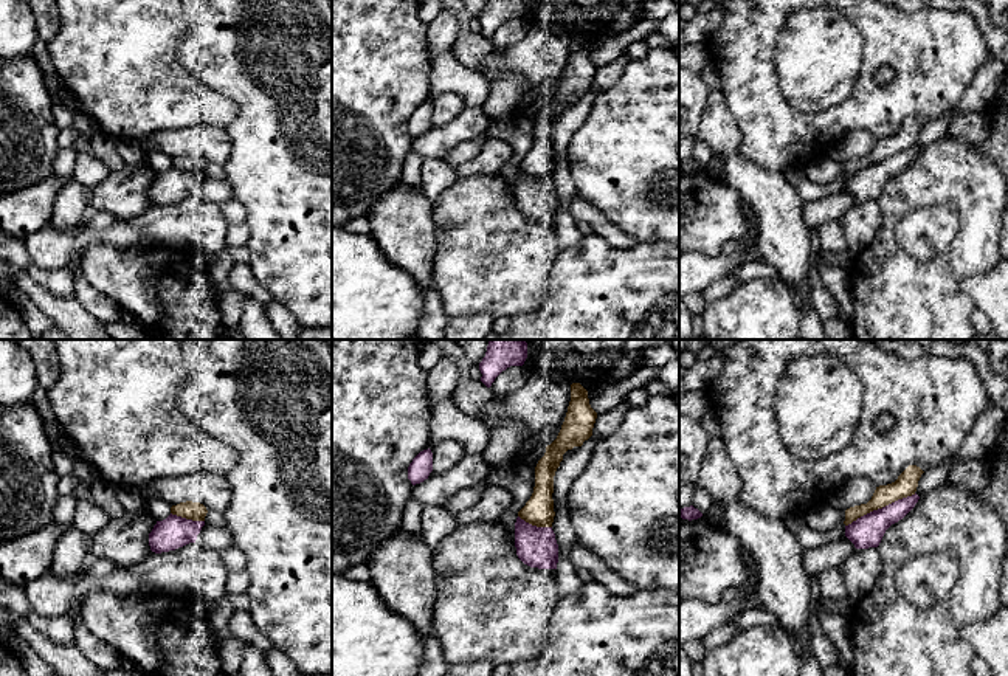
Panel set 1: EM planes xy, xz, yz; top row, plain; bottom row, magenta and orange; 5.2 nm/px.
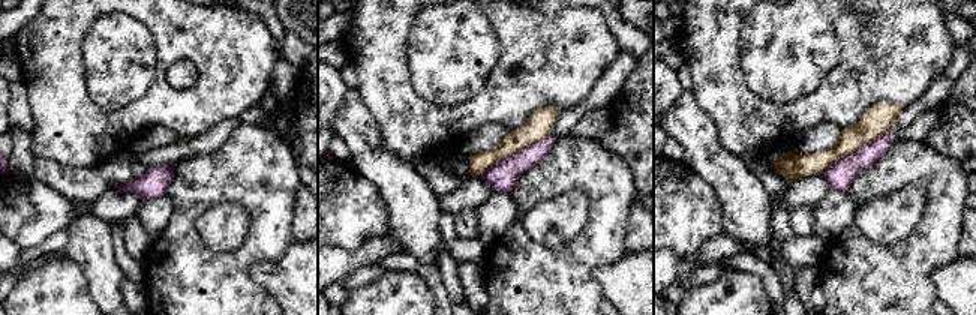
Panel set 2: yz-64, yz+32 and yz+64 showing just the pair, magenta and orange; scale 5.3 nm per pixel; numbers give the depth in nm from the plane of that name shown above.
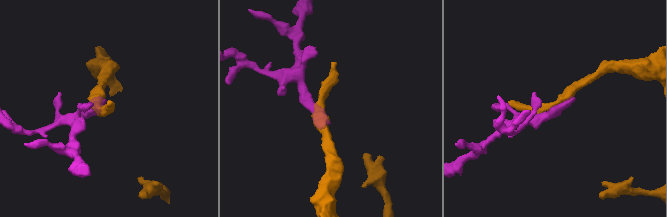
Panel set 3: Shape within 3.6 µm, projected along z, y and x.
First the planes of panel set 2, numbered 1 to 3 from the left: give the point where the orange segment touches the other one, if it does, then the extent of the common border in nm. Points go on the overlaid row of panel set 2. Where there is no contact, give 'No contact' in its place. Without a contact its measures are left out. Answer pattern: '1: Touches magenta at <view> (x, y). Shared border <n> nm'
1: No contact
2: Touches magenta at yz+32 (514, 153). Shared border 440 nm
3: Touches magenta at yz+64 (856, 150). Shared border 420 nm

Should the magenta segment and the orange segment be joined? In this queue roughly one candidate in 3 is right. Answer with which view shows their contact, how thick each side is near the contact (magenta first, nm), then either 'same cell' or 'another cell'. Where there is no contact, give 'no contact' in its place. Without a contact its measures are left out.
yz | 160/120 nm | another cell

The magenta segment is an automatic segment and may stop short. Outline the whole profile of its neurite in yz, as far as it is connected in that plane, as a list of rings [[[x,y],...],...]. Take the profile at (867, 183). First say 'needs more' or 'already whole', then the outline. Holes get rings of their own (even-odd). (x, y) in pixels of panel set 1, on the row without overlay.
already whole | [[[915,146],[858,171],[845,178],[845,189],[856,202],[878,200],[885,183],[903,172],[918,152],[920,149]]]

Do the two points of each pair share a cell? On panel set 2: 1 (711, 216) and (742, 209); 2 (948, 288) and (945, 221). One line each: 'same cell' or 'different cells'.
1: different cells
2: different cells

